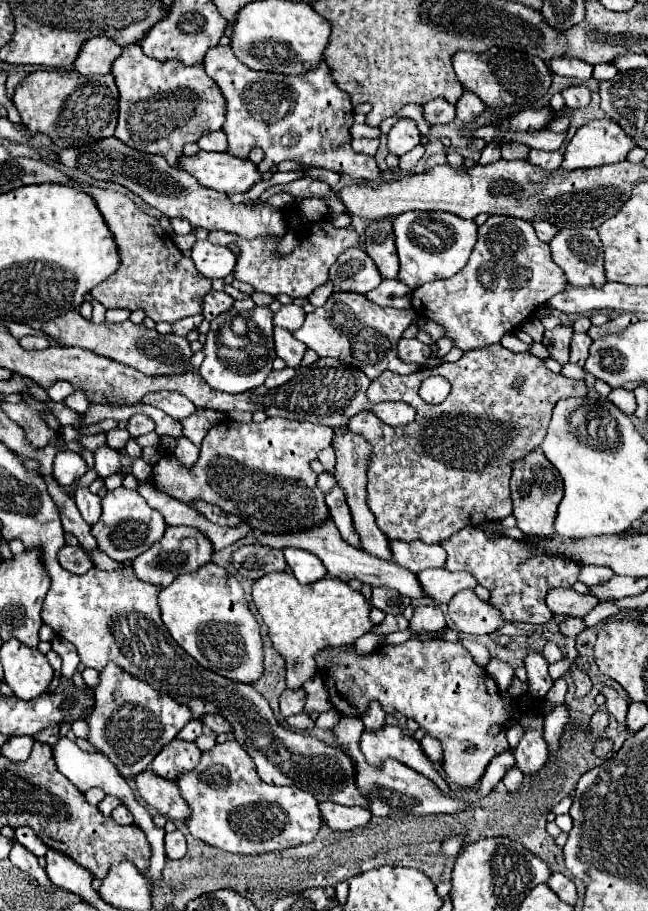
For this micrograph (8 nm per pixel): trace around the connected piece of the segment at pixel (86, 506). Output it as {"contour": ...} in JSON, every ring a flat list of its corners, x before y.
{"contour":[[79,487,75,493,73,493,73,499,77,503,77,509,79,513,83,515,83,519,87,523,97,523,99,517,101,517,101,497,99,495,93,495,87,487]]}

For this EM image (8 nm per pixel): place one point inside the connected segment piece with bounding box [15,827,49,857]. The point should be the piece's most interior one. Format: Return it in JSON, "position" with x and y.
{"position":[24,835]}

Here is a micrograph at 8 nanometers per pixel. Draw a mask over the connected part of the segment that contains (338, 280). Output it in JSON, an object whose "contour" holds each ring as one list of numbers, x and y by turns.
{"contour":[[347,249,329,269,329,281,335,291,365,295,381,283,381,275,371,257,361,249]]}

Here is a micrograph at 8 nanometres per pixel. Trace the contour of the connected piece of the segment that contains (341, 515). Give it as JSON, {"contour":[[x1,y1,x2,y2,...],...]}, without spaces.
{"contour":[[339,483,333,485,333,489,325,495,325,503,329,507,329,513,331,513,331,519,335,521,341,537,349,543,349,545,355,545,359,547,359,535,353,527,353,519,351,519,351,513,349,513,349,507,347,507,347,499,343,495,343,489,339,487]]}

